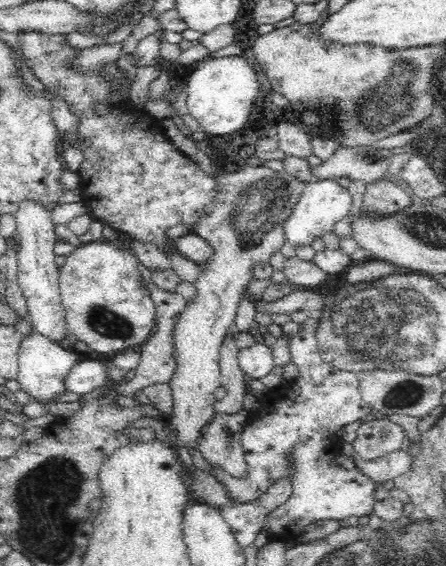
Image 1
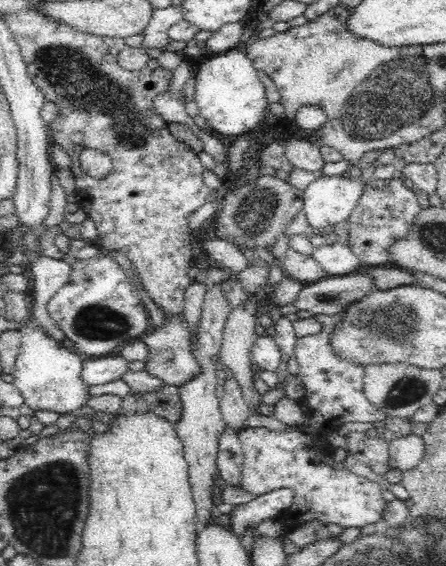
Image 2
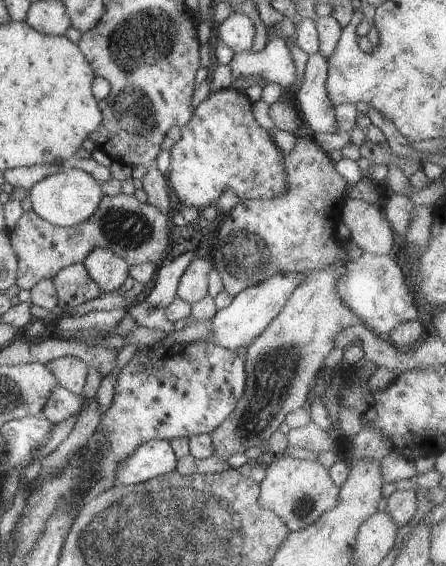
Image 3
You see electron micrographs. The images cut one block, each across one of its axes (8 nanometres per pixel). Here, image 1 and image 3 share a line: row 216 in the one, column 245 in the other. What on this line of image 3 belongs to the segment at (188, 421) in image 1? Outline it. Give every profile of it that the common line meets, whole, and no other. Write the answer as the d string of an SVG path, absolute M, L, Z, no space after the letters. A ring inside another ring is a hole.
M301 131L296 134L297 144L292 152L283 156L283 165L285 168L285 180L289 183L290 188L285 193L275 197L268 197L267 199L250 199L248 201L240 201L234 208L229 210L230 215L227 220L224 220L224 224L220 226L218 230L218 236L216 236L213 242L212 258L214 268L219 271L219 275L223 280L224 290L234 298L241 290L246 287L257 285L259 282L265 281L273 274L281 273L282 271L287 273L307 272L320 268L326 269L337 262L337 259L341 256L342 243L337 236L337 226L341 223L341 210L343 204L346 202L348 190L352 190L352 197L359 198L367 204L377 205L380 200L380 192L378 192L377 182L371 178L362 178L360 182L355 182L353 186L336 170L333 160L307 135L306 131Z

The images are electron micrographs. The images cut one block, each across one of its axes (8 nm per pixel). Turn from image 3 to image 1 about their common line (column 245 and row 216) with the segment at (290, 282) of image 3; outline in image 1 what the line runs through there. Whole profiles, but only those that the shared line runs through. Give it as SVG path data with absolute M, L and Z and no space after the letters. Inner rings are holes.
M313 180L309 182L302 192L300 201L296 204L288 220L284 222L285 240L294 248L308 246L316 238L322 238L332 231L332 226L348 216L352 210L352 196L350 190L332 180Z

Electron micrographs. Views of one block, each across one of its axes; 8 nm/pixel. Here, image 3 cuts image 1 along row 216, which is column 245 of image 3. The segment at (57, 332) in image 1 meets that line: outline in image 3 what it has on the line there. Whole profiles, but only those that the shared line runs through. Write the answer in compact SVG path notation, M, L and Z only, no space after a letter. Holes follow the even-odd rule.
M242 12L233 13L218 28L218 40L226 43L235 53L250 51L254 44L254 23Z

